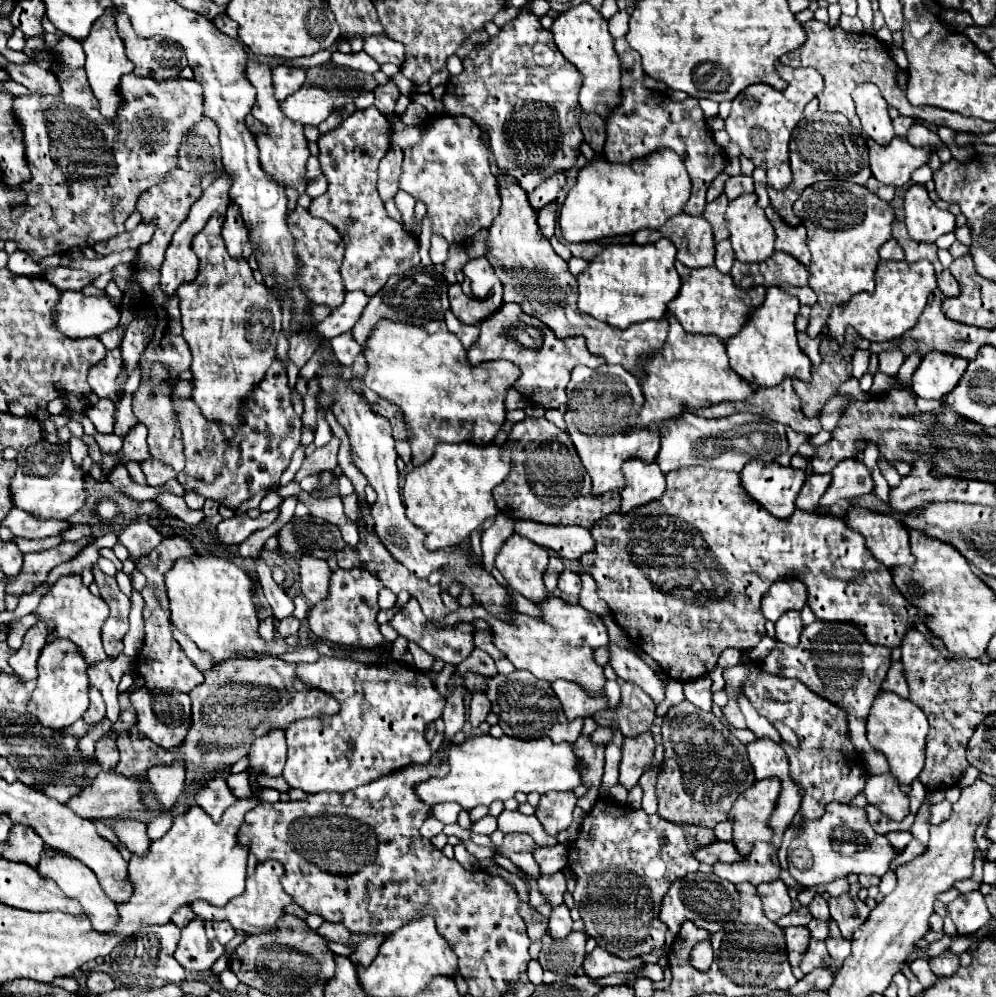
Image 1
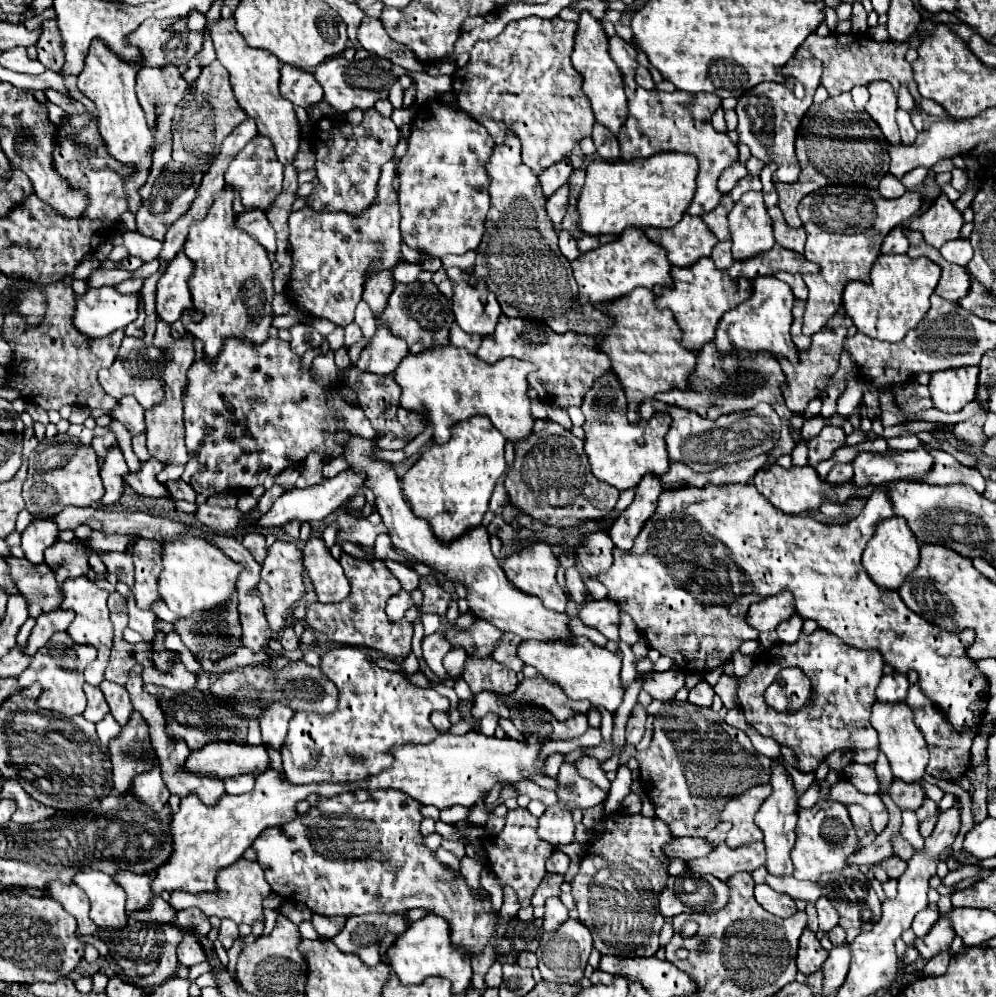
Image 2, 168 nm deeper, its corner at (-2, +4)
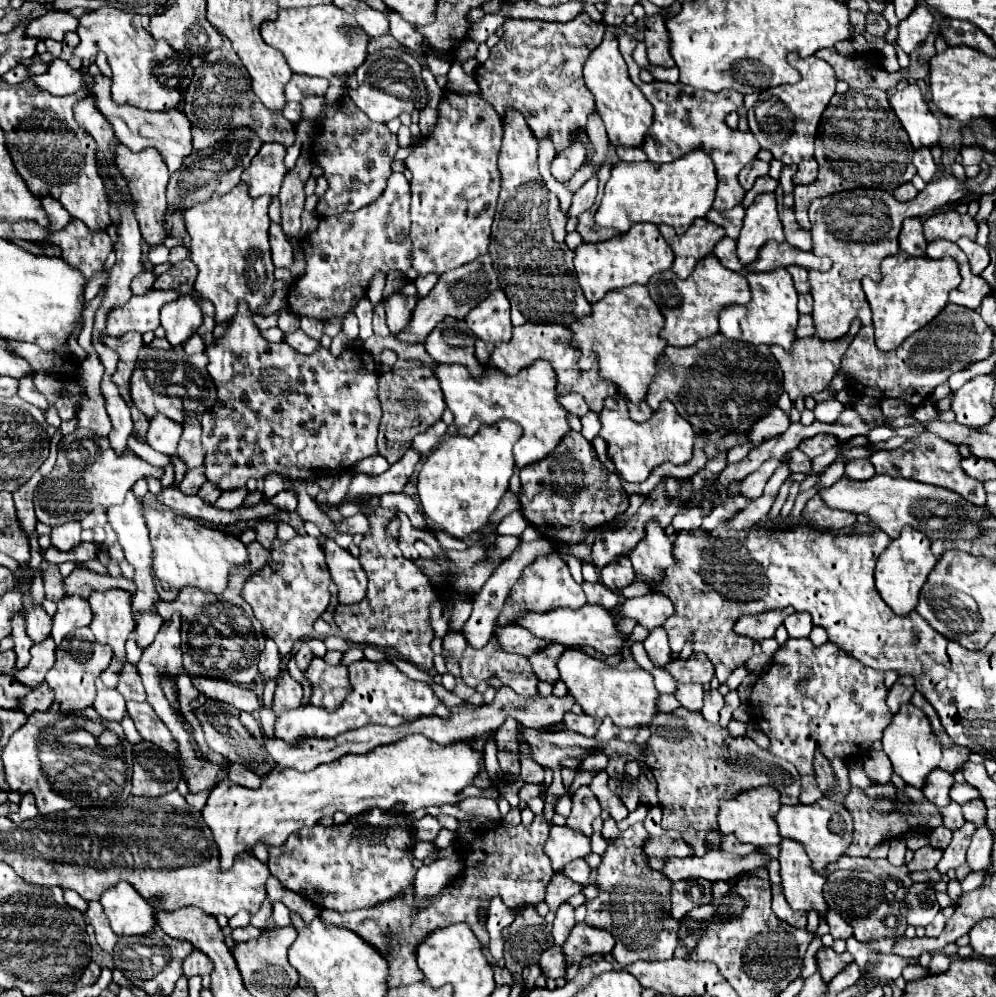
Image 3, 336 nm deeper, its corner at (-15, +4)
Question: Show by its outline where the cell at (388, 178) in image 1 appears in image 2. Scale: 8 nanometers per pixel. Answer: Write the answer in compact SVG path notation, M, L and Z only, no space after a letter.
M390 160L382 166L382 176L378 184L378 196L374 204L364 212L360 218L350 216L346 212L332 212L332 214L318 214L312 208L302 208L290 214L290 248L292 248L292 274L290 274L290 288L296 296L300 308L308 310L312 316L326 318L338 326L348 326L354 320L354 308L362 298L362 284L368 276L370 262L376 262L378 268L394 266L400 260L400 212L398 212L398 194L392 186L394 170L398 162Z

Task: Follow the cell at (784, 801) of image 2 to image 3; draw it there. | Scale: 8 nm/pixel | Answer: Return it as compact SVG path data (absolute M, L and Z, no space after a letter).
M781 840L781 886L785 898L793 910L815 910L819 916L827 916L827 902L823 896L825 876L811 868L803 846L795 840Z

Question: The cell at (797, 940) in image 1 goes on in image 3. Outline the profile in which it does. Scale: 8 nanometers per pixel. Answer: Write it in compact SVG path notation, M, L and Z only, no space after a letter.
M821 948L819 952L819 972L823 980L833 980L841 970L845 970L853 962L853 956L849 952L837 954L833 948Z

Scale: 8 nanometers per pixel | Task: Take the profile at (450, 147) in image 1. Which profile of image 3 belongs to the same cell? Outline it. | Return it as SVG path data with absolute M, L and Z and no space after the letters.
M443 92L437 106L439 118L435 130L409 154L405 166L411 170L411 266L419 276L443 274L459 268L481 254L487 254L495 204L499 194L497 154L503 138L501 116L477 94Z

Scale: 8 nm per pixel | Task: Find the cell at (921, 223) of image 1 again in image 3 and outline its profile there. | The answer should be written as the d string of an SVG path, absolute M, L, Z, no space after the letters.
M955 210L935 214L923 222L925 226L925 240L949 240L957 242L961 236L967 236L969 240L977 238L977 222L969 214L957 214Z

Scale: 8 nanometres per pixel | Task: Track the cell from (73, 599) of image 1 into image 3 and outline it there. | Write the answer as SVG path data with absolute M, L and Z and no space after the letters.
M107 590L107 592L93 592L89 596L89 604L95 612L95 618L93 622L89 624L89 628L93 630L95 638L99 644L109 644L115 652L113 656L113 662L109 664L109 668L101 674L101 680L107 688L115 688L117 680L119 680L119 672L123 670L123 664L125 664L125 642L131 634L131 630L135 628L135 620L131 616L131 596L123 590Z

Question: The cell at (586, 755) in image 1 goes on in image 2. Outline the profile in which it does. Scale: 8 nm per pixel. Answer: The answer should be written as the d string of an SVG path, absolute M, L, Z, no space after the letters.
M564 762L560 766L560 774L556 780L560 784L558 800L568 804L570 808L574 806L588 808L588 806L596 806L606 800L606 794L594 782L578 774L576 762Z

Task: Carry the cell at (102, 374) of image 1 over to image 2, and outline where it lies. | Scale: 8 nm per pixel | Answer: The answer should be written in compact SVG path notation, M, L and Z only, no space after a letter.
M124 338L114 364L110 368L104 368L102 372L98 372L98 380L100 380L102 388L106 390L106 394L110 394L112 398L118 400L126 394L132 394L144 408L150 408L150 406L158 404L164 396L162 382L156 376L160 356L162 356L162 352L158 348L146 346L140 338Z

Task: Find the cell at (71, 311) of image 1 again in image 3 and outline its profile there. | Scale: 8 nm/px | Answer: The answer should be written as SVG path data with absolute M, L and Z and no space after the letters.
M153 290L147 296L133 296L127 306L111 310L107 316L107 334L123 336L127 332L153 332L159 326L159 310L175 302L179 298L177 292Z

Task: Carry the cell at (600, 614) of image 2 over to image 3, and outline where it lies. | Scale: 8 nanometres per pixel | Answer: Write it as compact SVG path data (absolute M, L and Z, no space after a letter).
M651 592L651 594L641 596L641 598L625 600L623 606L619 608L619 614L623 618L633 618L641 626L645 626L647 630L663 626L663 622L669 616L673 616L673 612L675 612L673 602L659 592Z

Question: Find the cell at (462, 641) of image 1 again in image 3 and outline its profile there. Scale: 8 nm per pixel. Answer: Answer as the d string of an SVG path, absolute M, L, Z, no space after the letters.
M505 626L497 630L499 642L505 652L513 654L523 654L523 656L533 656L539 650L545 650L551 642L549 640L539 640L537 636L531 636L525 628L519 626Z

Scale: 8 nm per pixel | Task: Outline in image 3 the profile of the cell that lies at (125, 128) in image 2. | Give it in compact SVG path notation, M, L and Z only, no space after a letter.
M119 144L117 148L117 166L123 172L123 176L127 176L127 182L131 184L131 194L137 200L135 206L135 214L139 218L141 224L141 234L143 240L149 248L153 246L161 246L163 240L167 238L165 232L165 212L167 212L167 182L169 182L169 172L167 166L163 164L163 158L159 156L159 152L155 152L155 148L145 148L143 152L135 154L131 152L127 146Z

